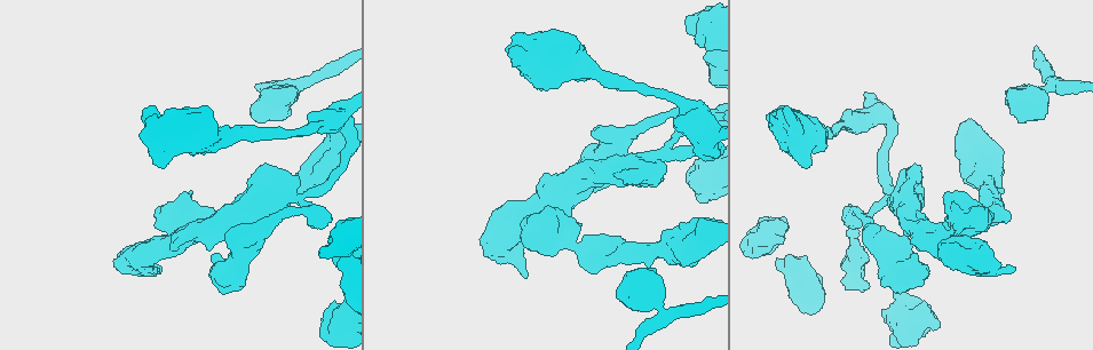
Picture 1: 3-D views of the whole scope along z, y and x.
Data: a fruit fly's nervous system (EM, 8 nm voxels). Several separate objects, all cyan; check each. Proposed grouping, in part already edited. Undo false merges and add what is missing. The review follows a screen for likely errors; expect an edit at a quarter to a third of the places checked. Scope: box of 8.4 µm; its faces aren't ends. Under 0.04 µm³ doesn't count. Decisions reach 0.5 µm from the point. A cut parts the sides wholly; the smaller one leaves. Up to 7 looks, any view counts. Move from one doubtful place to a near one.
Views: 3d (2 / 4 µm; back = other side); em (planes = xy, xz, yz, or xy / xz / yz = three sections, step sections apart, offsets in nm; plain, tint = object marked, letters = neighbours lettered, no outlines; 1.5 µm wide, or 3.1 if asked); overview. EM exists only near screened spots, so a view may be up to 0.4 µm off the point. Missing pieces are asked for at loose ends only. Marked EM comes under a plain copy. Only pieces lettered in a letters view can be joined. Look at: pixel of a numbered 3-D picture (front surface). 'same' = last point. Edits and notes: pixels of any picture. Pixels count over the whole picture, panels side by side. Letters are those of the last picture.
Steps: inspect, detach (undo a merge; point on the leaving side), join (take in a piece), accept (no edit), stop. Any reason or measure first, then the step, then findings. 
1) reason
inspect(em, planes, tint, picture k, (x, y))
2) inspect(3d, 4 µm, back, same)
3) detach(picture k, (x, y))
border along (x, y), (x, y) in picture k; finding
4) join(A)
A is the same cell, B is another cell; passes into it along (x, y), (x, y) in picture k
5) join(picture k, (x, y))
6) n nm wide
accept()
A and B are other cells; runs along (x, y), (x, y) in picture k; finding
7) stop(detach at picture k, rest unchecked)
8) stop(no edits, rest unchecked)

thin neck
inspect(3d, 4 µm, picture 1, (561, 237))

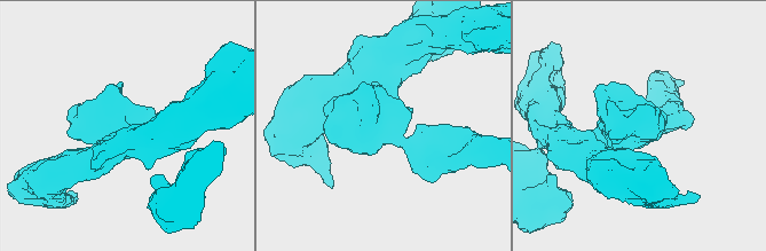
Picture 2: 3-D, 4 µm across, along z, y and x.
need the tissue
inspect(em, planes, tint, picture 2, (387, 126))

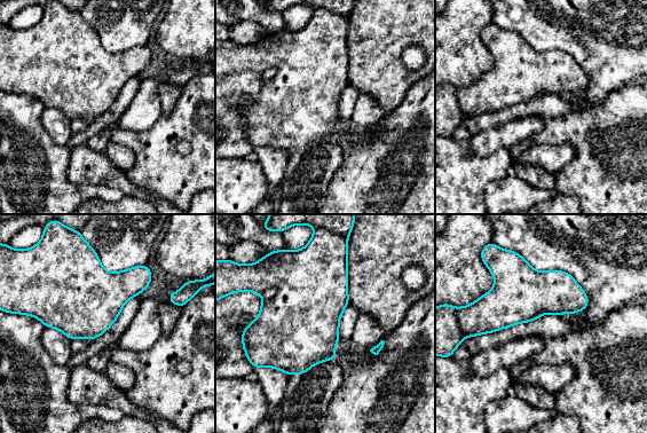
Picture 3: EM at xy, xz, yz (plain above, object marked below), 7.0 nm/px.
see the neighbours
inspect(em, planes, letters, same)

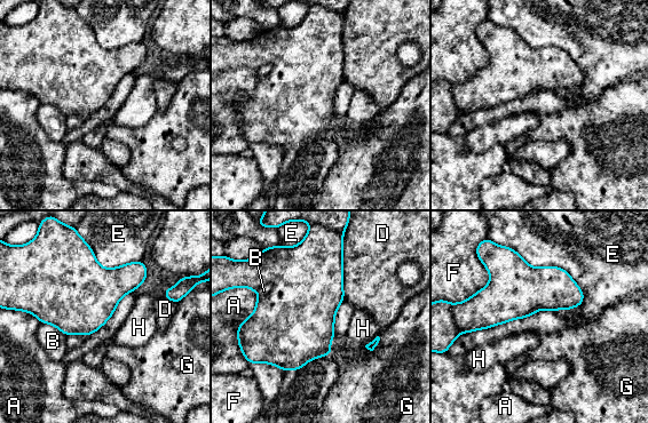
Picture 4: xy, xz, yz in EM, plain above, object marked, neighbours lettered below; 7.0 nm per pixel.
340 nm wide
accept()
A, B, D, E, F, G and H are other cells; border along (489, 239), (562, 268), (582, 304) in picture 4; one neuron here

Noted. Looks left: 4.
long arm stops here
inspect(em, planes, tint, picture 1, (755, 257))

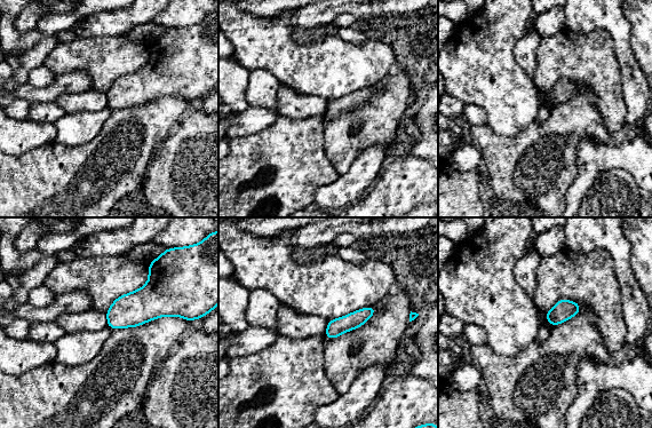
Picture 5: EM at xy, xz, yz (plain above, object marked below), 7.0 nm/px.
what lies round it
inspect(em, planes, letters, same)

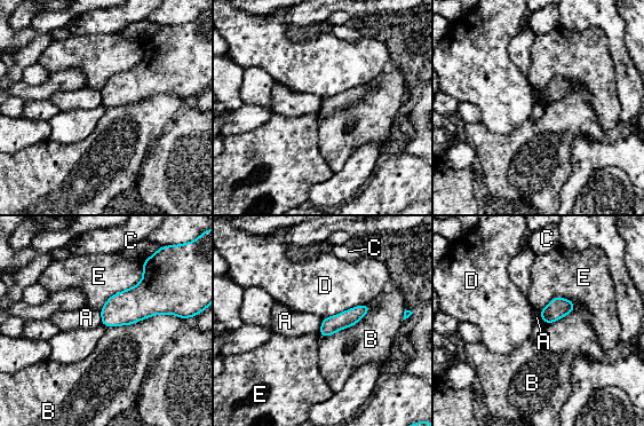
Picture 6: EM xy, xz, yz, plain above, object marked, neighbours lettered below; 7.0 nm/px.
accept()
A, B, C, D and E are other cells; border along (181, 317), (154, 314), (105, 326) in picture 6; none of them fits

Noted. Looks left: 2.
branch stops here
inspect(3d, 4 µm, picture 1, (770, 115))

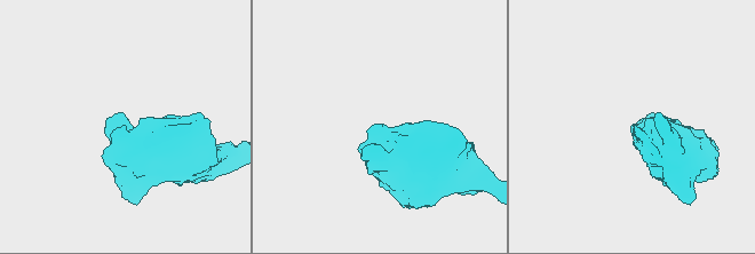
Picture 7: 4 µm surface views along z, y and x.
now the EM
inspect(em, planes, letters, picture 7, (380, 125))

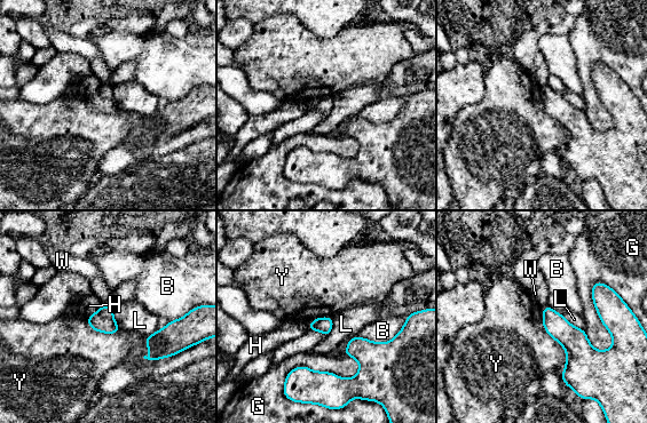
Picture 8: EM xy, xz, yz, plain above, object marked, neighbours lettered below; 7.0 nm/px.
accept()
B, G, H, L, W and Y are other cells; border along (542, 309), (566, 352), (561, 373) in picture 8; none of them fits

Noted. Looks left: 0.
stop(no edits, rest unchecked)

